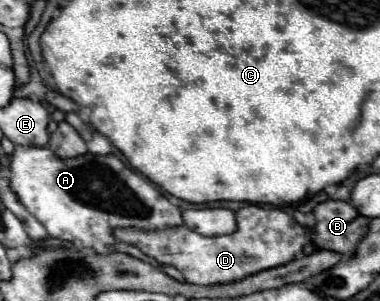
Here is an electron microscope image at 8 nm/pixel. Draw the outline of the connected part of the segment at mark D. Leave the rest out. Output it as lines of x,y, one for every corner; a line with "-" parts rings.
244,205
234,215
236,215
236,231
224,237
204,237
184,225
156,229
156,231
126,227
126,229
114,229
112,235
116,241
126,241
136,245
144,255
156,259
160,265
164,263
174,265
184,275
186,283
196,283
196,285
232,283
244,279
246,275
286,265
294,261
302,253
302,247
308,243
308,231
282,209

